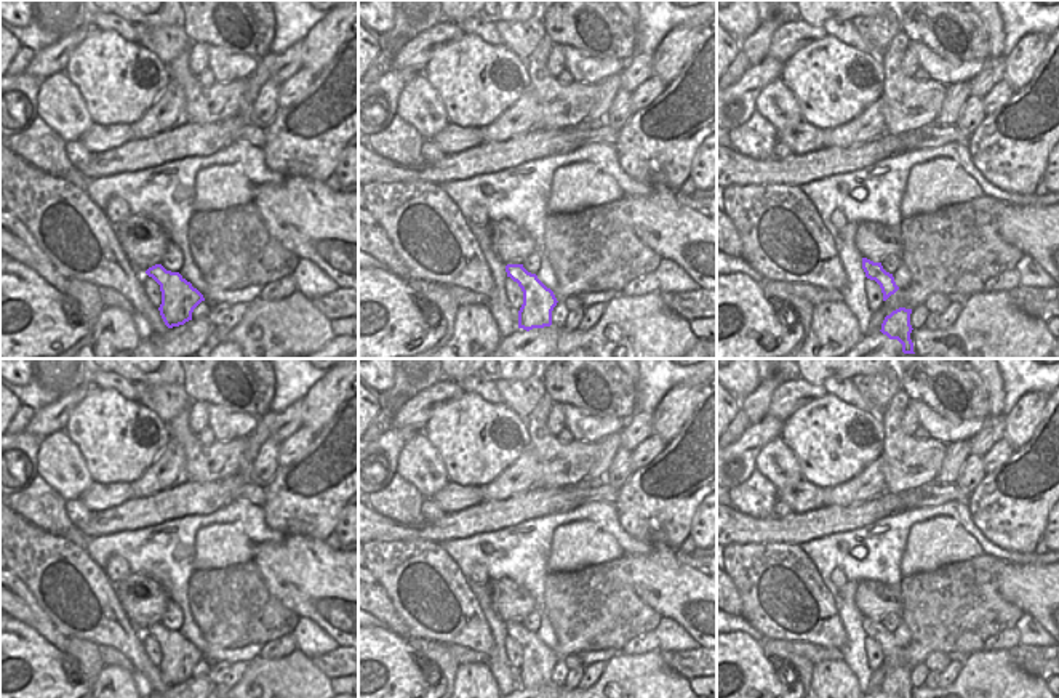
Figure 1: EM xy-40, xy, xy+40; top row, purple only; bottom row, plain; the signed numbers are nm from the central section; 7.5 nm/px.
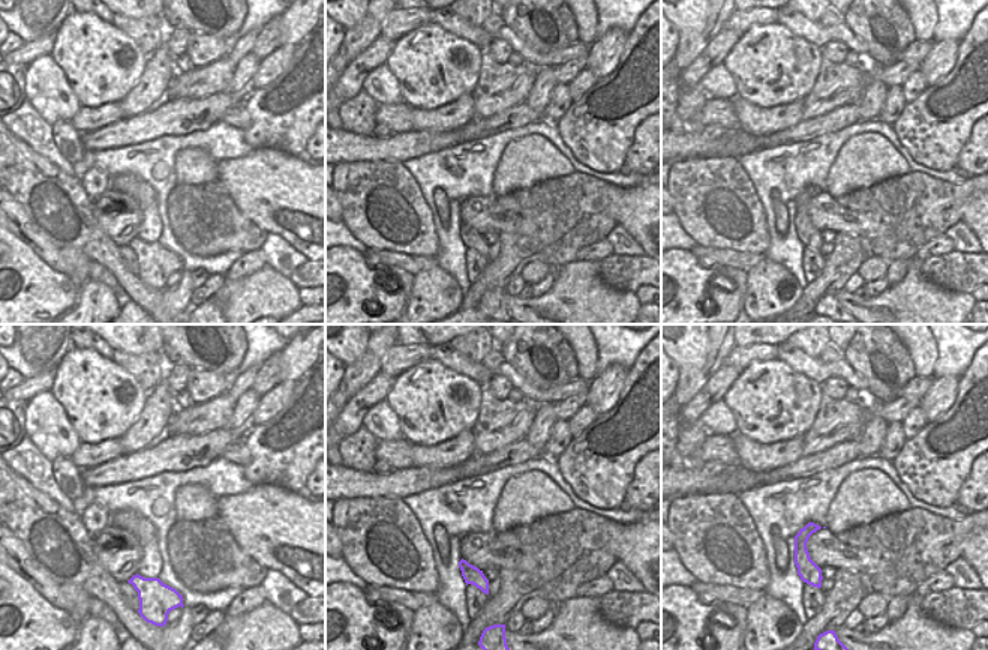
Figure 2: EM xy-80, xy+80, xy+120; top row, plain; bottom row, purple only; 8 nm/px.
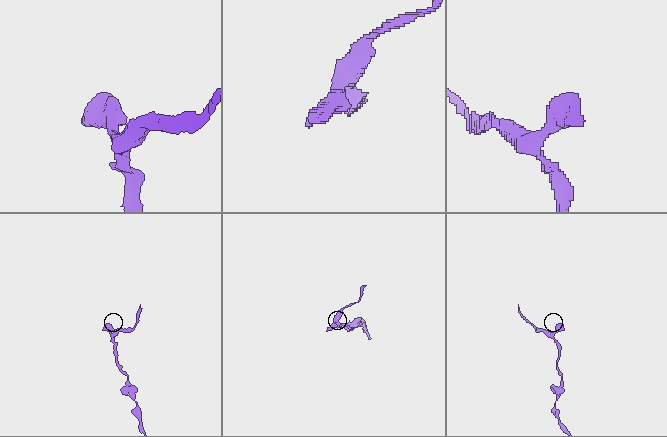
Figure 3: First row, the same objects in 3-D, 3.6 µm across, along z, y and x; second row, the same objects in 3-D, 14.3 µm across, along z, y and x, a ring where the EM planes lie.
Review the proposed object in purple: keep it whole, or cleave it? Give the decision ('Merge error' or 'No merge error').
No merge error.

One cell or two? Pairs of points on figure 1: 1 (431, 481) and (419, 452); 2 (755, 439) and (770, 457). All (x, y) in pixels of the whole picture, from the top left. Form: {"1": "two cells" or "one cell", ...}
{"1": "one cell", "2": "two cells"}

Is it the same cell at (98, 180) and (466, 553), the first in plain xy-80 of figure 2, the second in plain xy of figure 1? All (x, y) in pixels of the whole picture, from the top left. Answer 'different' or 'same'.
different

